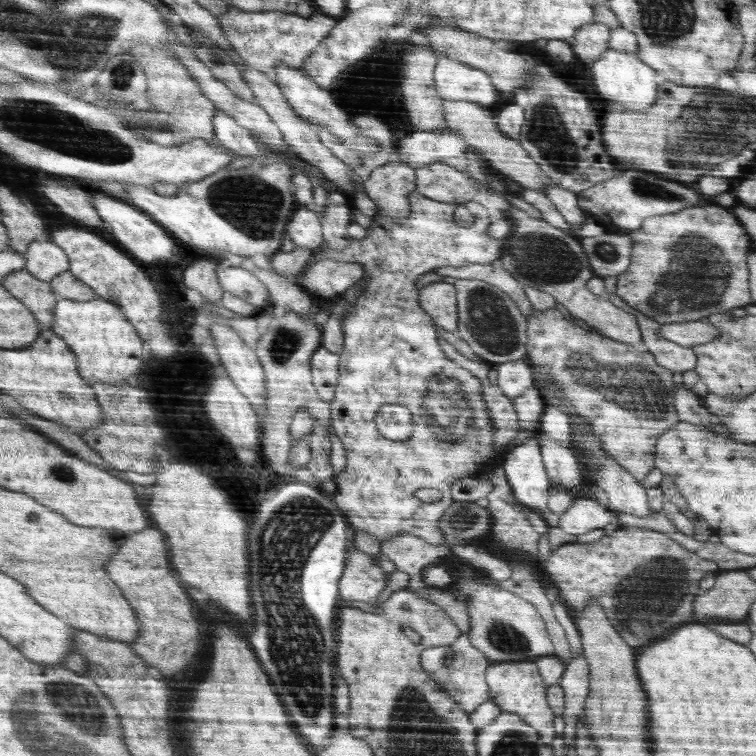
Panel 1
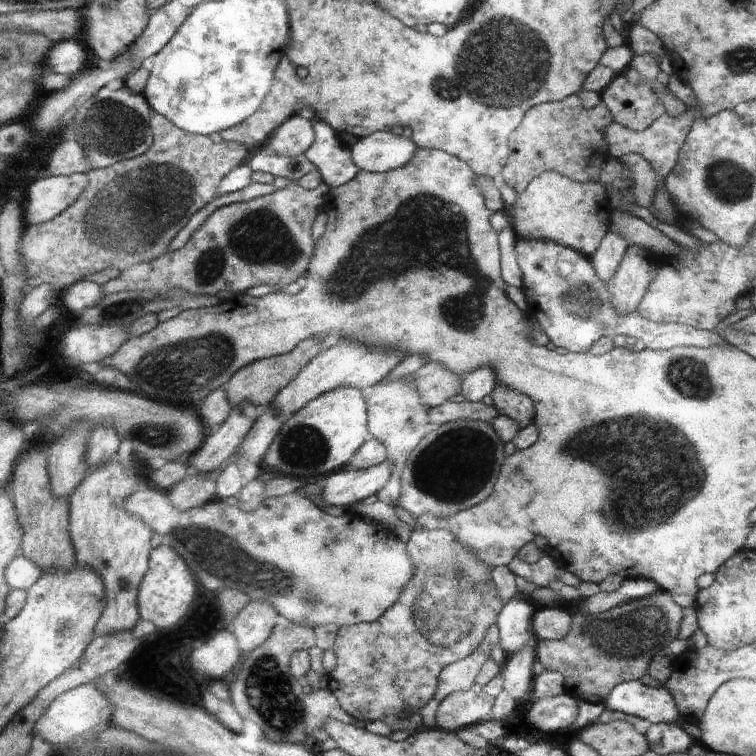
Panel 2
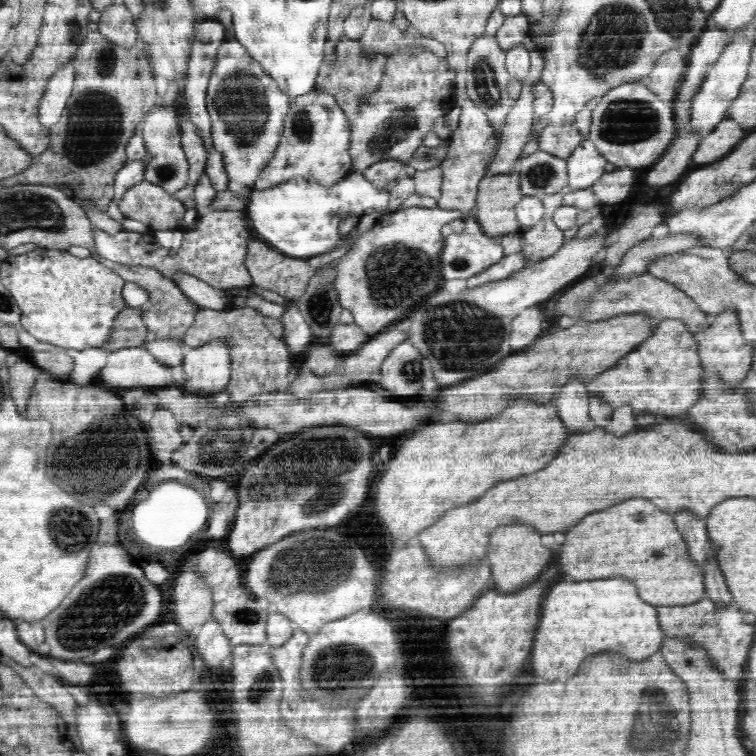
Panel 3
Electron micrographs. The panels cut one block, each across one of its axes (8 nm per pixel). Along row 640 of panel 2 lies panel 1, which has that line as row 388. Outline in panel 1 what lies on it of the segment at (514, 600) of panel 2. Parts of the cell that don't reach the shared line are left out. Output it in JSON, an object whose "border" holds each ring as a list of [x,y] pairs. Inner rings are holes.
{"border":[[[523,359],[493,367],[496,369],[496,374],[498,374],[497,385],[500,387],[501,393],[511,399],[522,395],[534,384],[532,370]]]}

